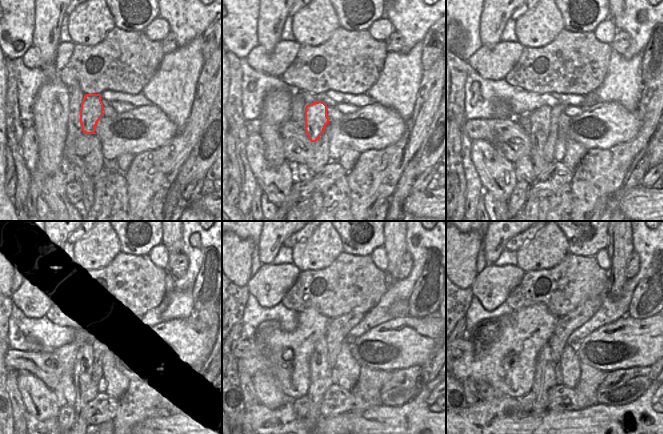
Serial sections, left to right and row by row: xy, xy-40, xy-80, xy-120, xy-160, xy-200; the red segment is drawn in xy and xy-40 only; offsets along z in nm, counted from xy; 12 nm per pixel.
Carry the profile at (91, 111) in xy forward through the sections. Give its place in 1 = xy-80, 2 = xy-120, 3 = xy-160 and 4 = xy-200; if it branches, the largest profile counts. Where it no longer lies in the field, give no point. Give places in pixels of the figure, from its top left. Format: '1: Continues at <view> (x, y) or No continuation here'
1: Continues at xy-80 (540, 119)
2: Continues at xy-120 (92, 352)
3: Continues at xy-160 (321, 380)
4: Continues at xy-200 (545, 375).

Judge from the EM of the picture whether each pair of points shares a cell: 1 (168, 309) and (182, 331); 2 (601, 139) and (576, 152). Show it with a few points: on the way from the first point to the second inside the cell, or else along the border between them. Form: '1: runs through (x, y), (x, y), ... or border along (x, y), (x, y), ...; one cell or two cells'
1: border along (190, 316), (185, 319), (174, 318), (161, 321); two cells
2: border along (586, 150), (577, 142), (567, 140), (563, 159); two cells

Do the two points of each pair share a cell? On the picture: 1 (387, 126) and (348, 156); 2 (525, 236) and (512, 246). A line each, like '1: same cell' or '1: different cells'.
1: different cells
2: same cell

